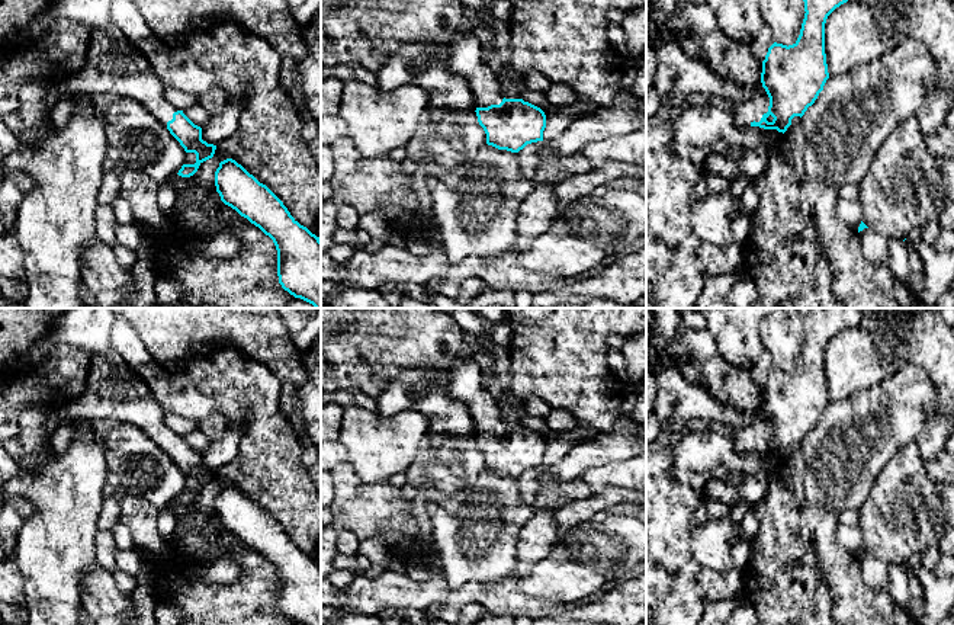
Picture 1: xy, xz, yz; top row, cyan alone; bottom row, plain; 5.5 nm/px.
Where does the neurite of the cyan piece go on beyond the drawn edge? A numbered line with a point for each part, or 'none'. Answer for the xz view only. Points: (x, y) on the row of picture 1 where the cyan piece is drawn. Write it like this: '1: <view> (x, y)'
1: xz (465, 58)

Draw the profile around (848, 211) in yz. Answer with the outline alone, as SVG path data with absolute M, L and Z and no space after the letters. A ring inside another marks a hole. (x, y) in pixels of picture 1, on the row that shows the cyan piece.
M838 198L835 202L835 214L841 222L858 231L861 224L861 205L858 201Z

